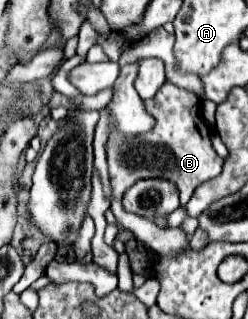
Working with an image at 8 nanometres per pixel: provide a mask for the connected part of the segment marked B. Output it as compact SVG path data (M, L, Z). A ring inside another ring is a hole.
M165 82L161 90L145 102L145 110L155 118L155 126L133 138L121 138L117 134L117 128L113 126L109 140L105 144L107 148L107 164L109 164L109 182L113 190L111 200L111 212L115 214L115 224L109 224L105 230L105 242L113 246L113 240L121 228L125 228L125 222L129 220L129 212L123 210L121 198L125 190L129 190L137 180L141 178L169 178L177 184L181 192L181 204L189 202L193 190L221 174L223 158L217 156L210 140L210 129L201 118L201 102L193 92L187 92L183 88L177 88L171 82Z

